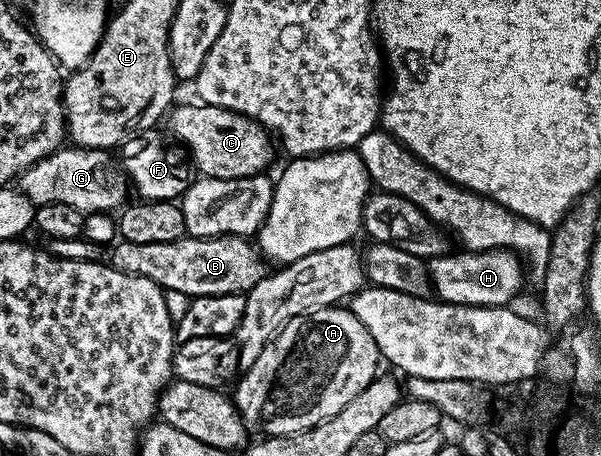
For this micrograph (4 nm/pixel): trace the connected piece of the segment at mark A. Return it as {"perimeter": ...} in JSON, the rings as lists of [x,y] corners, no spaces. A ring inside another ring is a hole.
{"perimeter":[[[351,308],[319,309],[286,323],[286,327],[282,327],[276,338],[264,348],[262,355],[254,359],[252,366],[243,370],[242,376],[235,382],[236,409],[244,418],[245,426],[249,430],[257,429],[260,432],[257,434],[264,437],[294,435],[294,431],[306,431],[338,415],[338,411],[342,411],[342,407],[346,407],[354,395],[376,380],[379,365],[382,365],[380,349],[370,331],[366,331],[366,327],[362,327],[359,319],[353,315]]]}

